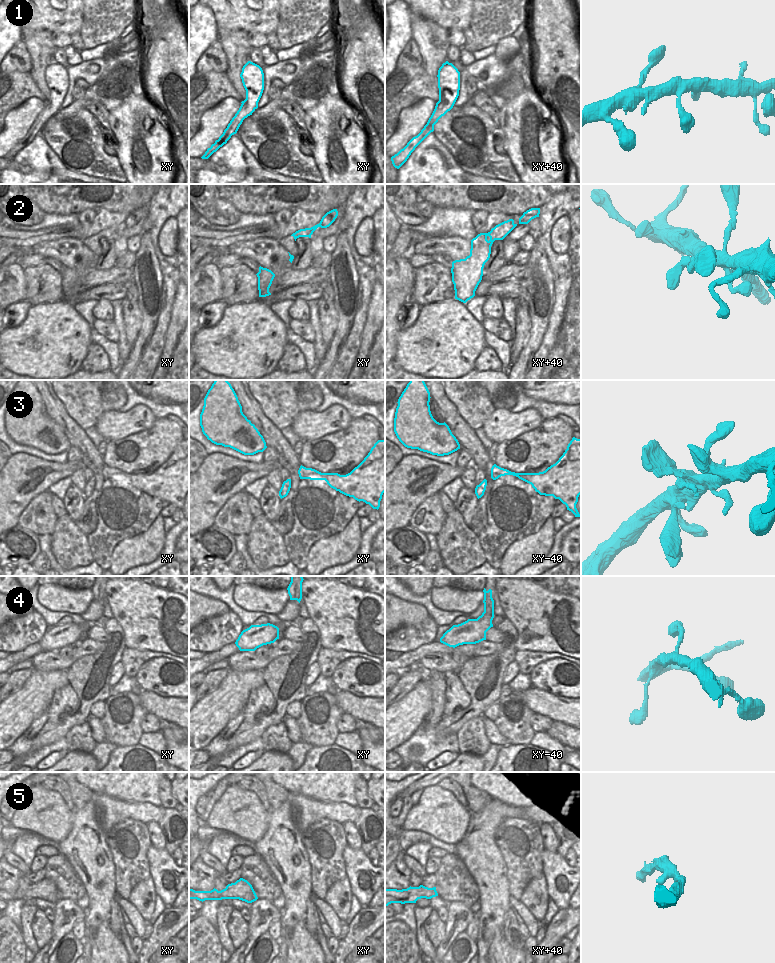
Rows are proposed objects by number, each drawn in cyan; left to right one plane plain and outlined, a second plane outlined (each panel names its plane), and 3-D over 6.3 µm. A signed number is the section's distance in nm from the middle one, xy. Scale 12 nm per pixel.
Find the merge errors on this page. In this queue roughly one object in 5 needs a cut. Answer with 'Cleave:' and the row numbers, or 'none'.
Cleave: none

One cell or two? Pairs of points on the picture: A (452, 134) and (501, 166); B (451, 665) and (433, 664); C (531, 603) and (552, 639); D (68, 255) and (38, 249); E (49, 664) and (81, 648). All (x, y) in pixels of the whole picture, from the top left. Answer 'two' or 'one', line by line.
A: one
B: one
C: one
D: one
E: one

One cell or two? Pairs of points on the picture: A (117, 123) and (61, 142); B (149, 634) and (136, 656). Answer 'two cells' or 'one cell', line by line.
A: two cells
B: two cells

